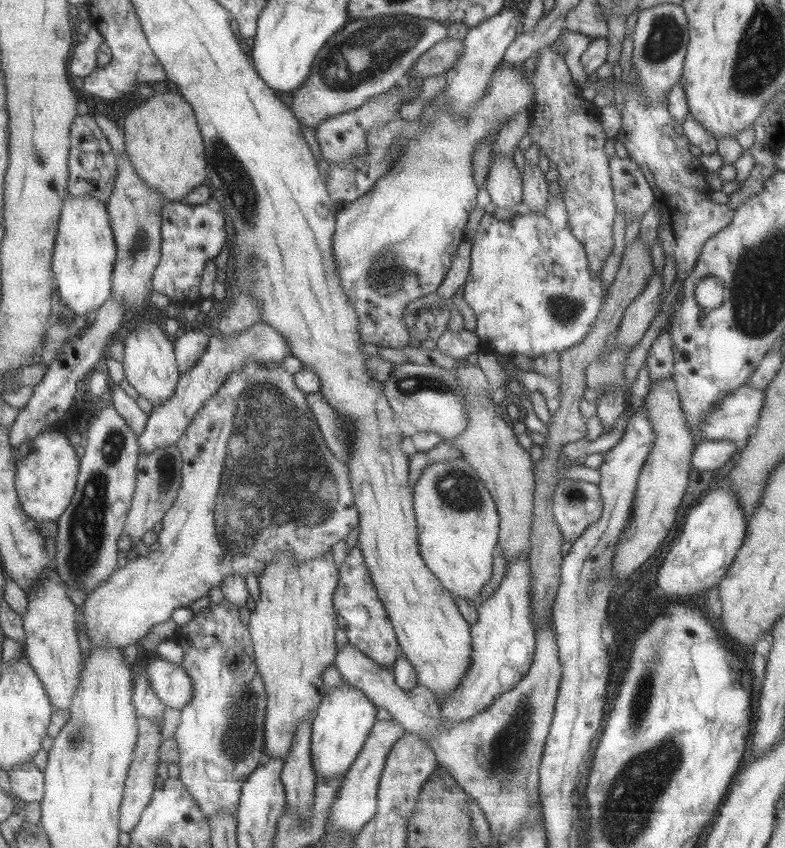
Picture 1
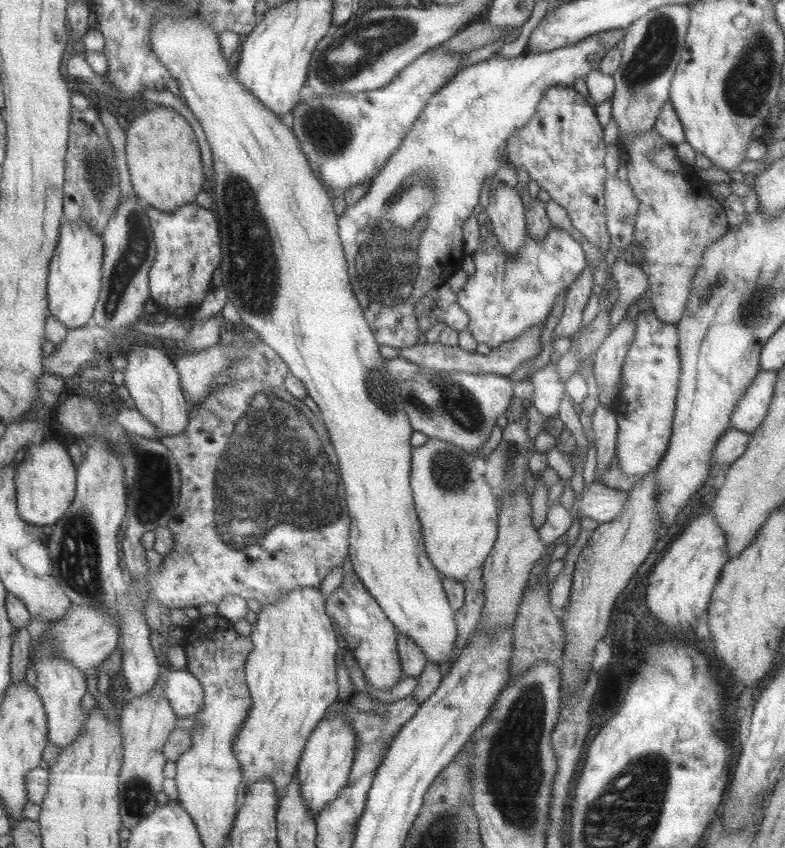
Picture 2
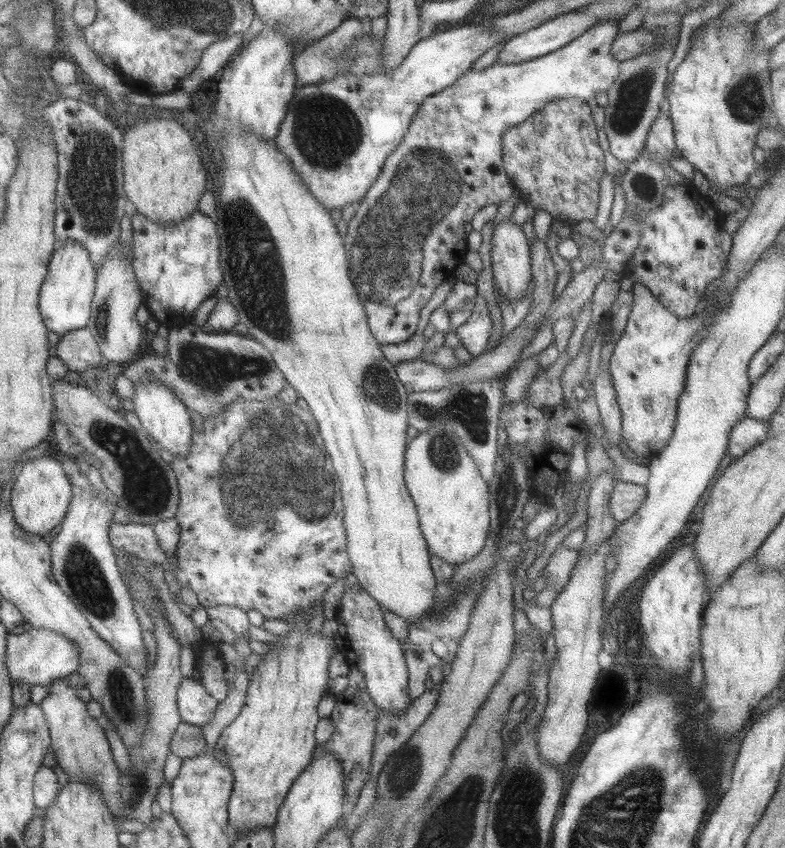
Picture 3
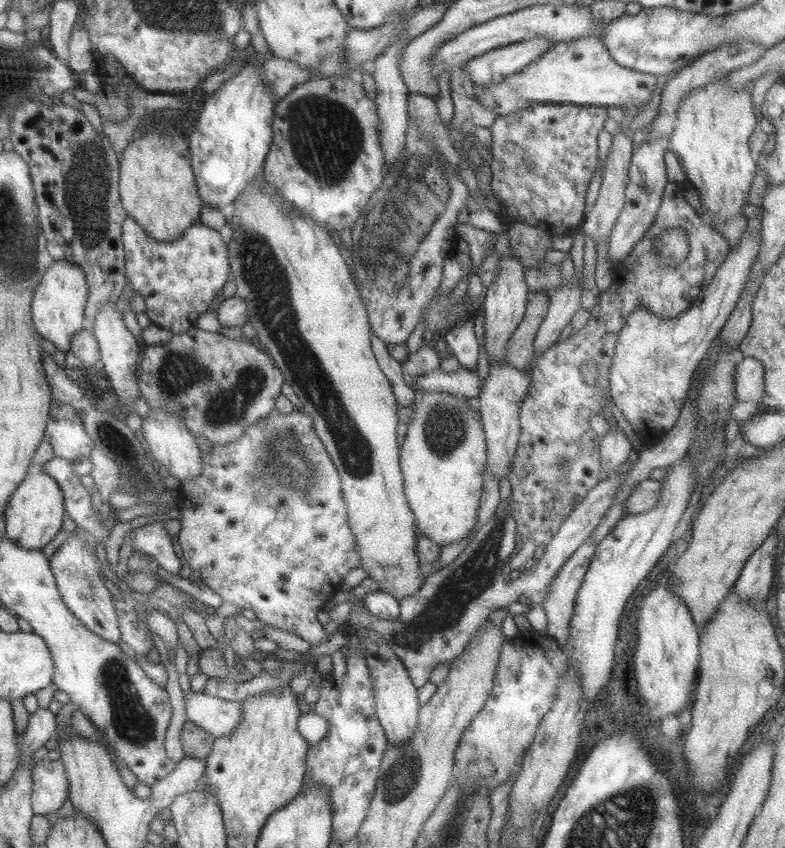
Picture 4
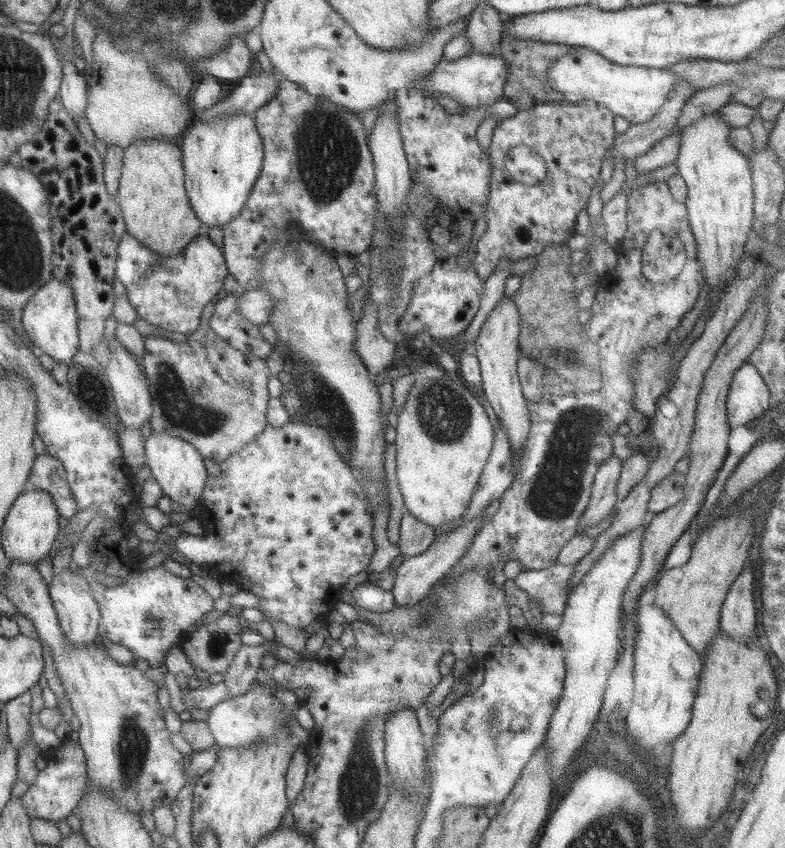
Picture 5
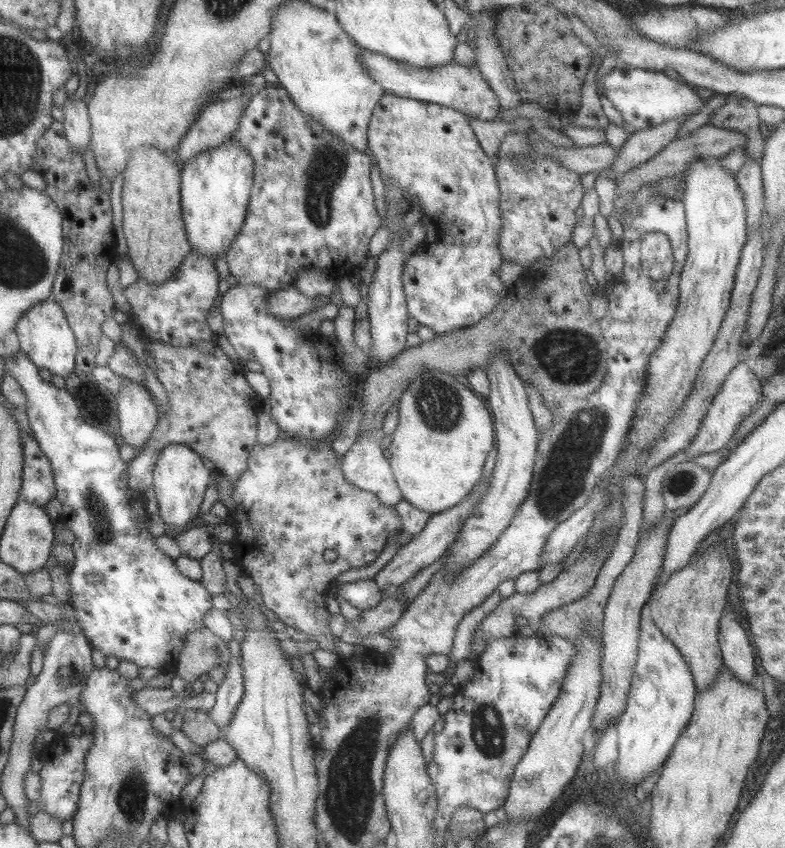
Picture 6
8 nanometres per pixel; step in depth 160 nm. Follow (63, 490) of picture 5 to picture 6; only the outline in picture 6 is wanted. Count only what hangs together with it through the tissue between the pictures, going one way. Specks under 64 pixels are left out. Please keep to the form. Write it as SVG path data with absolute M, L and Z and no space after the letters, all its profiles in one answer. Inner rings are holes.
M31 433L22 440L22 453L22 488L18 498L44 507L55 495L55 483L48 458L41 452Z

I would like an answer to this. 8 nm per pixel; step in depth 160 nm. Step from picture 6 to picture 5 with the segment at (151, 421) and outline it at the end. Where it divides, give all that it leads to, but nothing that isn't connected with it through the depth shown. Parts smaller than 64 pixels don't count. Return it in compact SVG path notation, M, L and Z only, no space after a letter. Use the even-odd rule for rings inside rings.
M113 336L111 340L103 342L109 352L107 357L107 365L105 365L105 377L107 384L111 390L113 401L117 407L117 418L121 421L124 428L131 428L131 430L139 430L143 428L145 423L149 422L151 417L151 395L147 388L145 376L141 373L139 364L135 362L134 357L129 355L121 345L117 338Z

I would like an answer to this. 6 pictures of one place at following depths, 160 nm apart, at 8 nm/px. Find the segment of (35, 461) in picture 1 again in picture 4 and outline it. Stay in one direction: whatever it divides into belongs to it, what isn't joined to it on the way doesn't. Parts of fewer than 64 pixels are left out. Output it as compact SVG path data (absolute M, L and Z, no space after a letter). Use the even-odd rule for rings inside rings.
M41 470L27 472L27 477L10 496L4 512L4 535L13 543L27 550L42 549L61 528L63 493L57 482Z

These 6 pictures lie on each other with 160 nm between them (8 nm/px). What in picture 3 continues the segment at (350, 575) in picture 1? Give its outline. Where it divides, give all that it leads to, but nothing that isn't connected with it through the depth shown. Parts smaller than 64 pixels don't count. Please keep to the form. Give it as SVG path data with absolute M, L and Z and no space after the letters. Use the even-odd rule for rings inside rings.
M358 584L345 586L335 614L339 653L347 662L353 662L364 676L366 693L373 706L384 714L401 714L409 705L408 670L405 668L403 649L383 621L377 601Z

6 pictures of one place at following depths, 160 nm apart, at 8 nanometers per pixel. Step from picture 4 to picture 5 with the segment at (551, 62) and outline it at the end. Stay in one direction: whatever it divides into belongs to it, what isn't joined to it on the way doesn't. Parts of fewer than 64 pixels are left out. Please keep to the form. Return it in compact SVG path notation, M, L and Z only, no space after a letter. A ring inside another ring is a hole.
M579 46L570 48L568 53L556 60L548 70L548 83L554 88L554 91L559 91L565 96L566 100L585 99L586 101L595 101L597 104L602 104L605 108L608 108L614 115L622 116L631 125L647 122L656 116L669 98L670 92L674 90L676 82L678 82L676 75L667 69L613 64L595 51Z

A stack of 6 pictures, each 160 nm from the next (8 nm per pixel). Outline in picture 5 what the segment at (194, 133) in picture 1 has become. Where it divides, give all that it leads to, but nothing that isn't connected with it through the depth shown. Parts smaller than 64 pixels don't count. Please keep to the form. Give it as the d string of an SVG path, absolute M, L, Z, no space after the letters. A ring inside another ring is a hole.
M139 139L124 150L118 180L117 205L122 212L124 232L160 258L175 256L203 231L195 218L184 189L180 148L173 142Z

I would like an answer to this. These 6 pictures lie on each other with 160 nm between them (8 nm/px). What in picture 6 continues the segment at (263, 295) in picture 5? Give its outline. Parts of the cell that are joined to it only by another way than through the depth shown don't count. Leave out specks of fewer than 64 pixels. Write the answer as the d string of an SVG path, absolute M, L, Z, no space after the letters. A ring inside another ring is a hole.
M293 285L272 291L266 298L268 313L280 319L295 319L314 310L314 300L302 295Z

